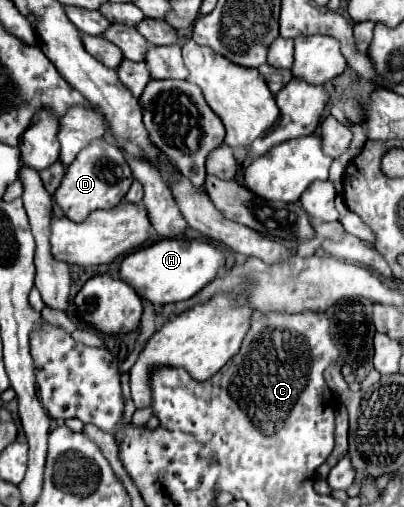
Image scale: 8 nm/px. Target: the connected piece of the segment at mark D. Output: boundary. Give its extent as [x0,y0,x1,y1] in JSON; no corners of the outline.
[54,138,134,222]

